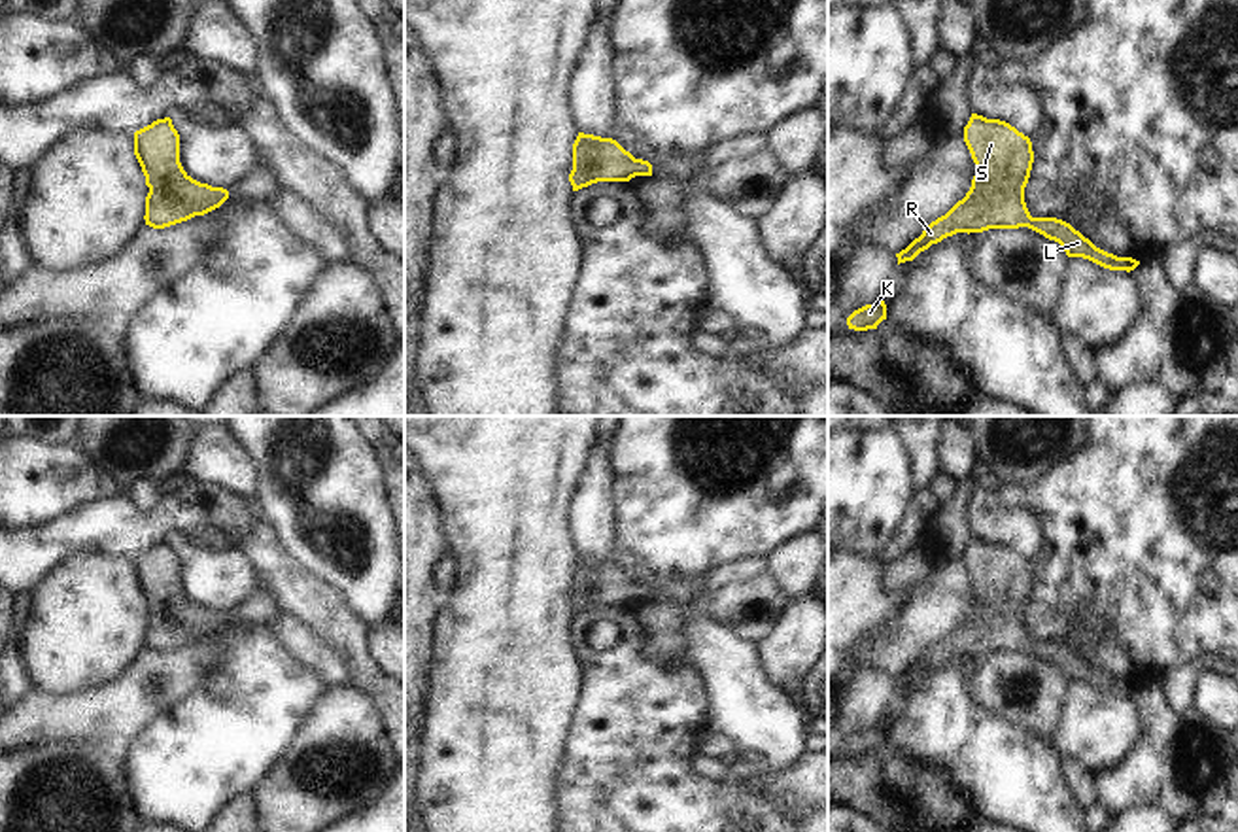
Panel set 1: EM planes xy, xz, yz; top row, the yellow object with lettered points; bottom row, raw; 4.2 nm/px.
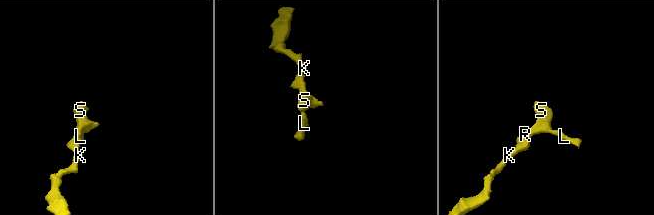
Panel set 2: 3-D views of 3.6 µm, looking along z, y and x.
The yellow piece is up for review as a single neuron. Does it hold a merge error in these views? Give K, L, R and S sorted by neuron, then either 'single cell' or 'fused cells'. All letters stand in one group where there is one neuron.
K L R S; single cell

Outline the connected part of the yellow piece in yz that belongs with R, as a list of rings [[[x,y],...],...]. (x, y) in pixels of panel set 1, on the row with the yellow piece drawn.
[[[971,113],[964,142],[977,166],[971,187],[945,216],[932,221],[919,238],[896,253],[898,265],[913,261],[932,244],[956,233],[1028,227],[1062,246],[1068,257],[1083,257],[1109,270],[1134,270],[1140,261],[1096,248],[1070,223],[1032,217],[1024,202],[1034,151],[1028,136],[1006,121]]]

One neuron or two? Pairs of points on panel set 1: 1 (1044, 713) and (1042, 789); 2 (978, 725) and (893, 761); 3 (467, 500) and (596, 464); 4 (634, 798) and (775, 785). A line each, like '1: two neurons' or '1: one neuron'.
1: two neurons
2: two neurons
3: two neurons
4: two neurons

